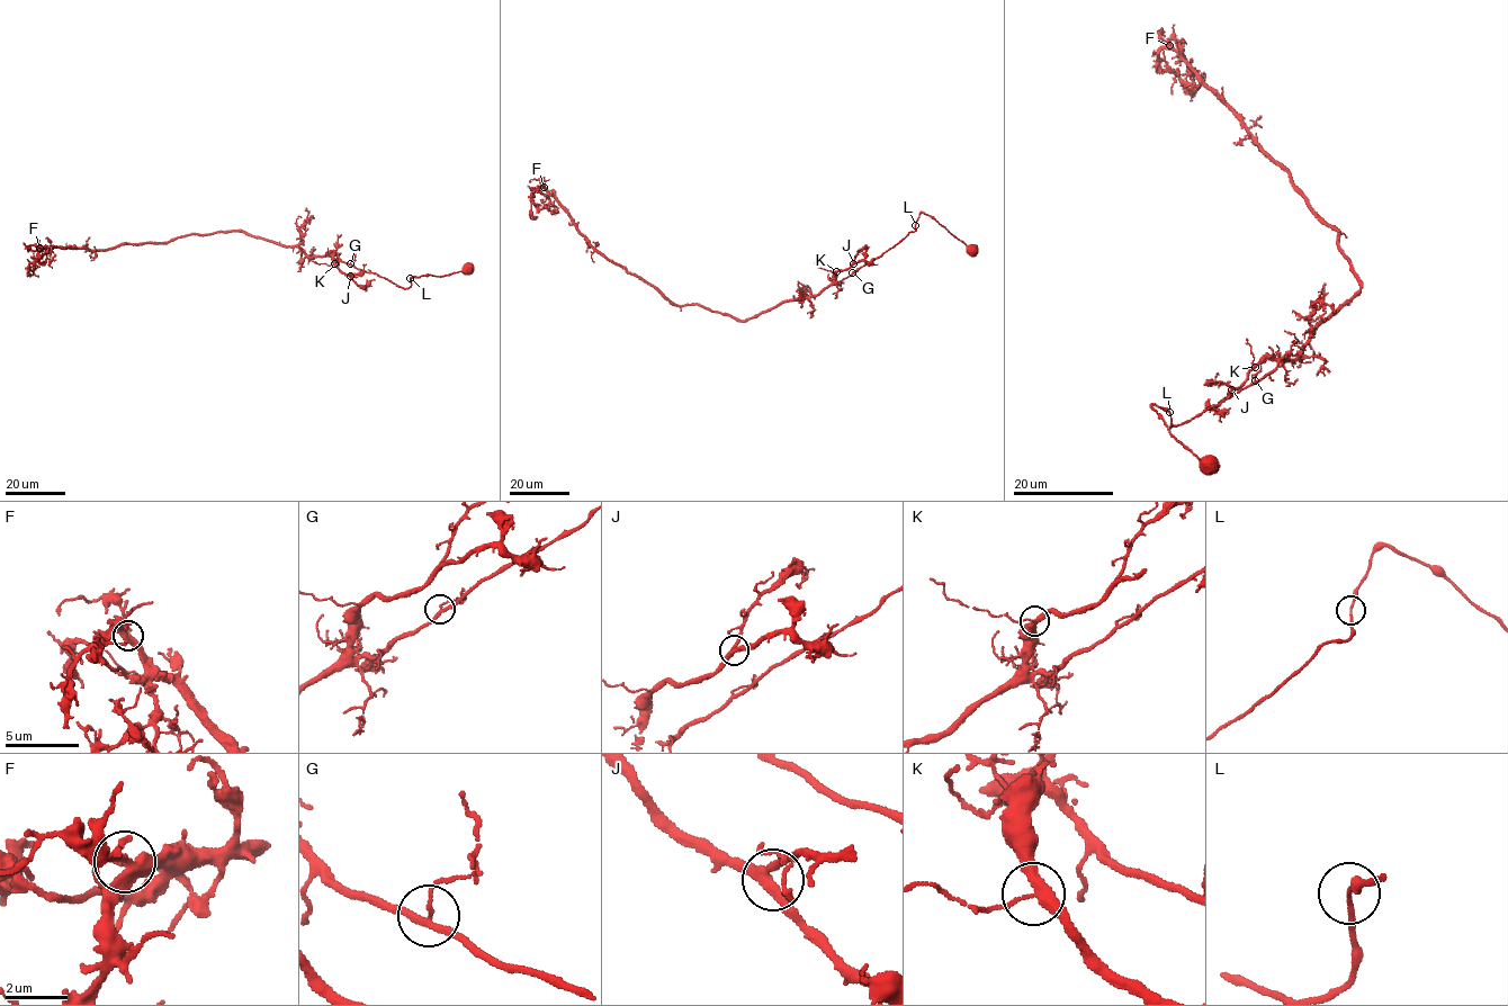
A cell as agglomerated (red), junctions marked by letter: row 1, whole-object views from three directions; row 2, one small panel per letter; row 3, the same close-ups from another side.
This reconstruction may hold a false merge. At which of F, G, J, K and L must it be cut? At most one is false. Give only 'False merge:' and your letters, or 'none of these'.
False merge: none of these

